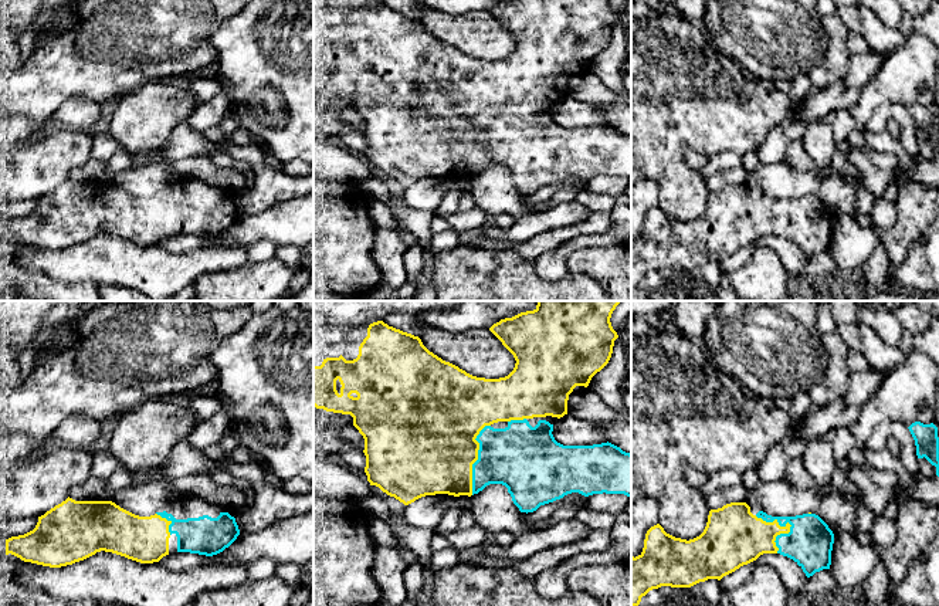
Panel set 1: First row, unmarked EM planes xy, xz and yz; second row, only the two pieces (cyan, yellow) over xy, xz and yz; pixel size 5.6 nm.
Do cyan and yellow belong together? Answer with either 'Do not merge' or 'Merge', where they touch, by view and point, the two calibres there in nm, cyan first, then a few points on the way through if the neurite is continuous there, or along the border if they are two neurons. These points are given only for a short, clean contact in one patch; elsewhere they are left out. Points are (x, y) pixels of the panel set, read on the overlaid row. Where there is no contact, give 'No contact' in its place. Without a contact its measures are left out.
Merge. Touches cyan at yz (790, 524). Thickness 260 nm (cyan) against 240 nm

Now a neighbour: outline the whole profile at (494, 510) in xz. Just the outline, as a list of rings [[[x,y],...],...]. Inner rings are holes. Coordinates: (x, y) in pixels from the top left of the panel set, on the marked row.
[[[489,484],[478,494],[471,495],[471,509],[475,524],[498,538],[504,532],[509,532],[513,538],[530,532],[508,488],[502,484]]]

